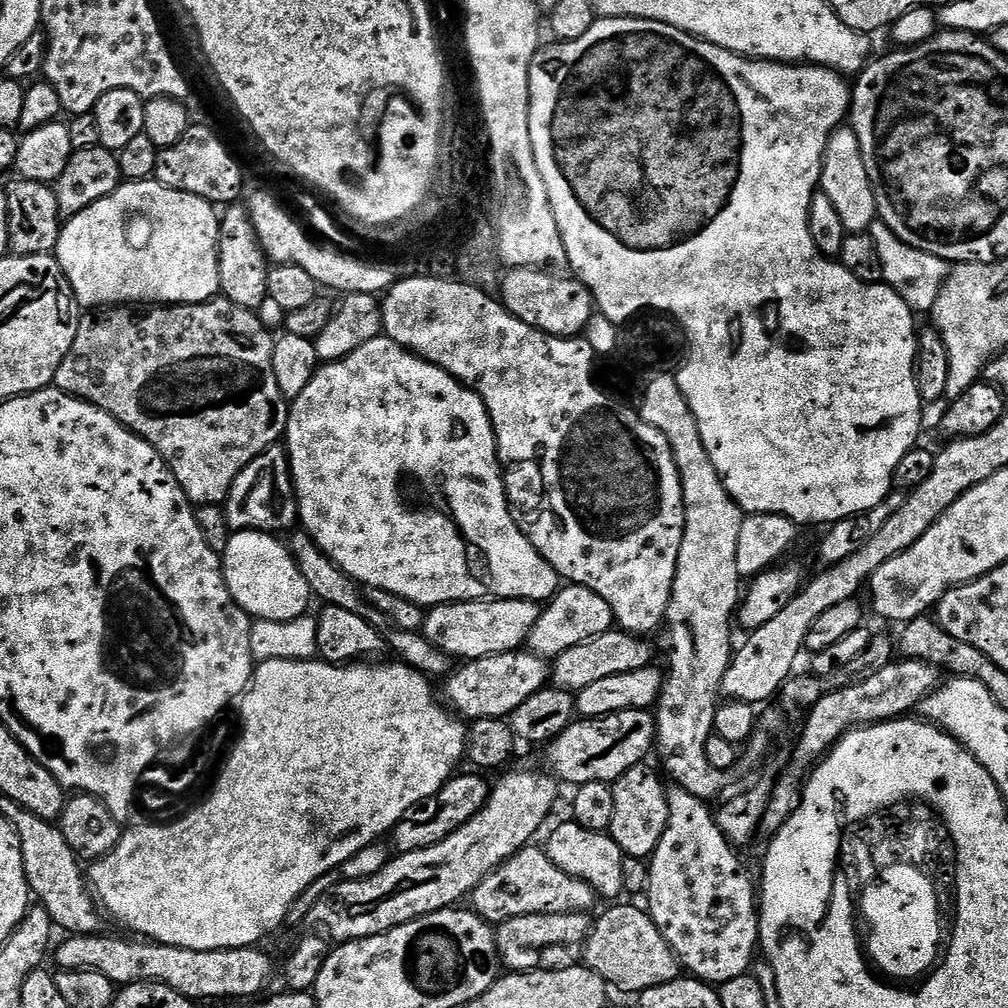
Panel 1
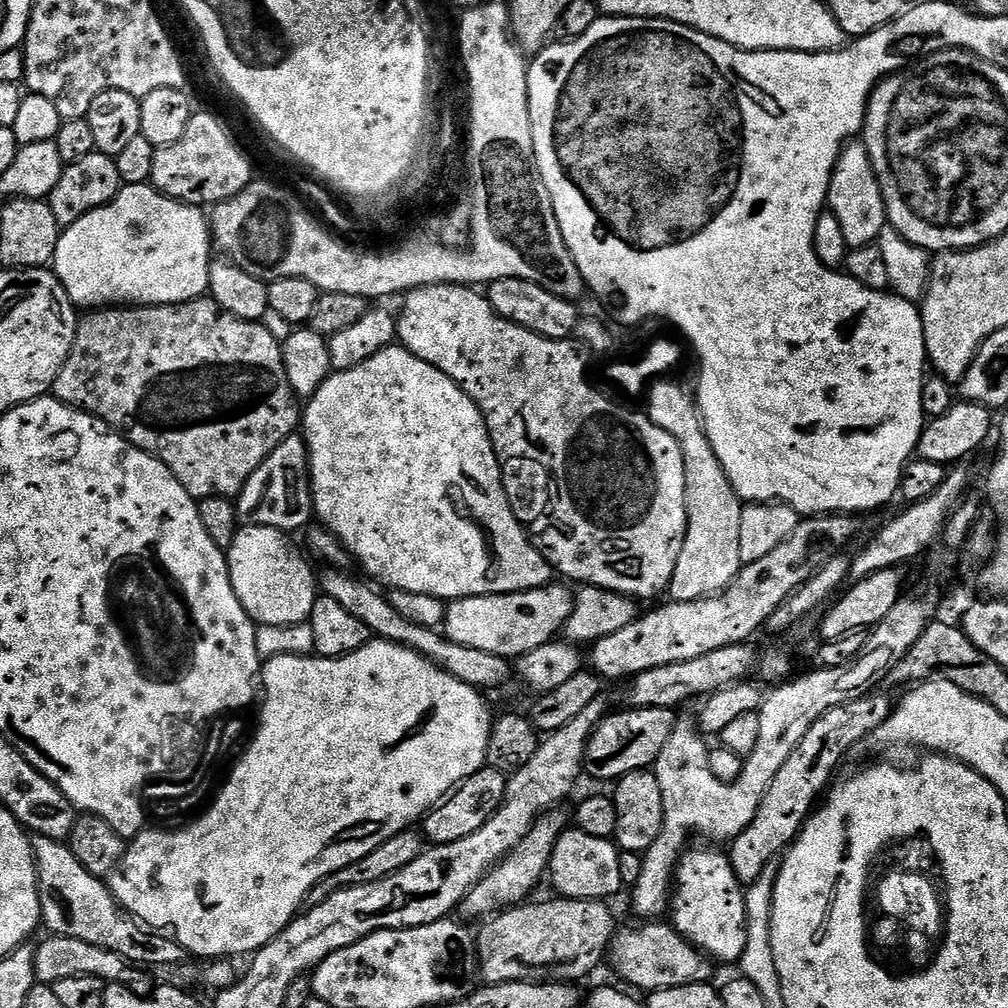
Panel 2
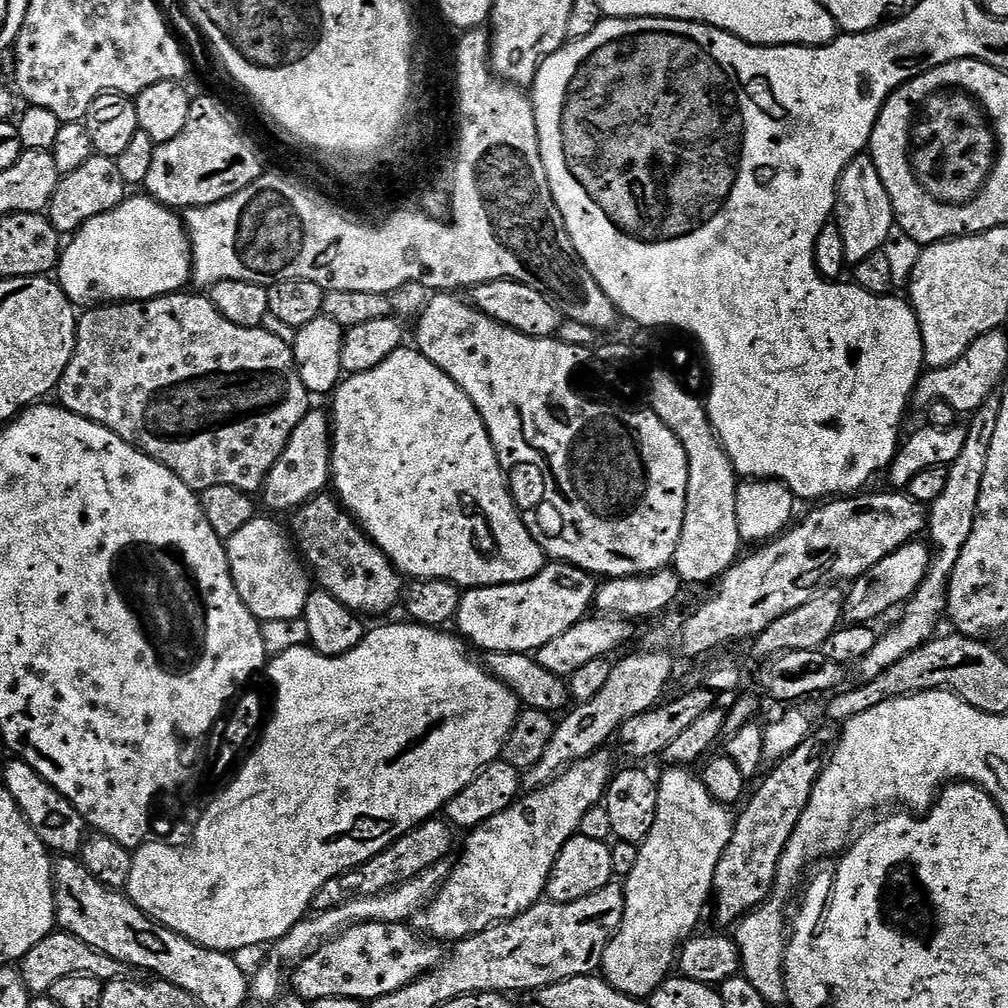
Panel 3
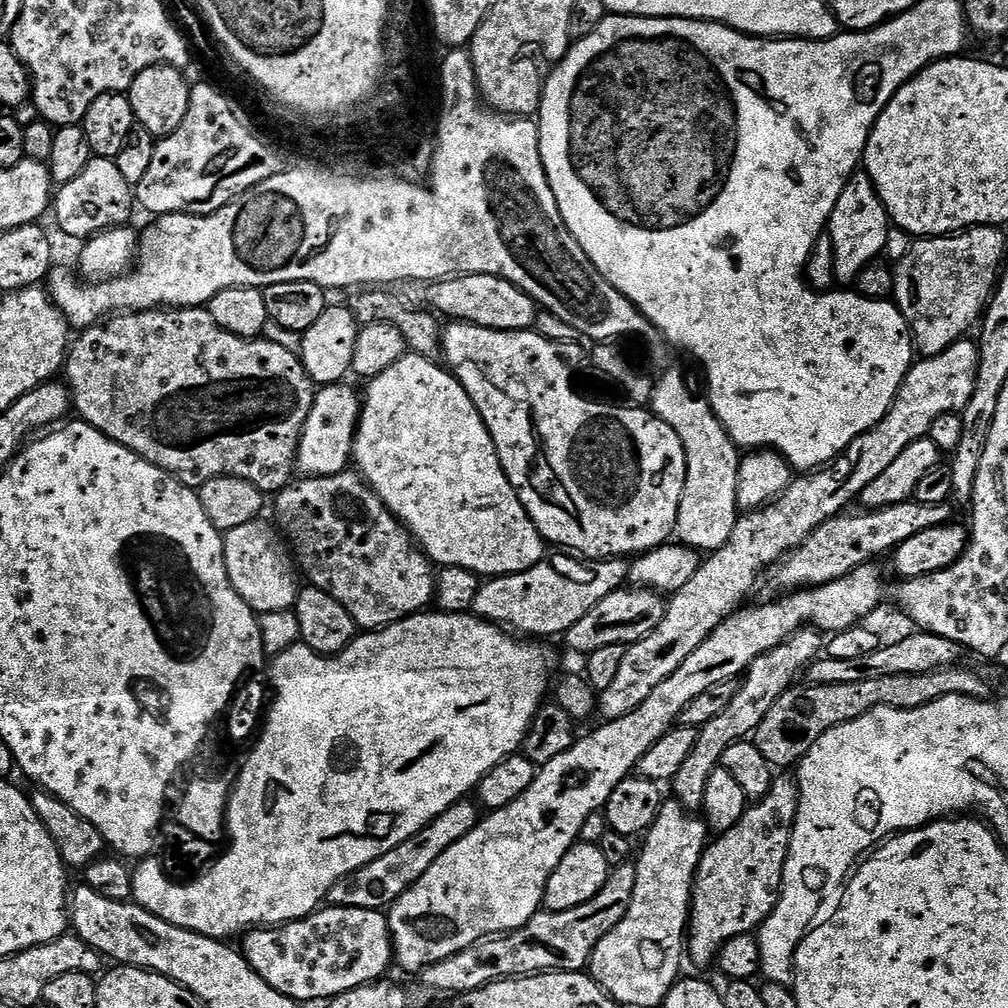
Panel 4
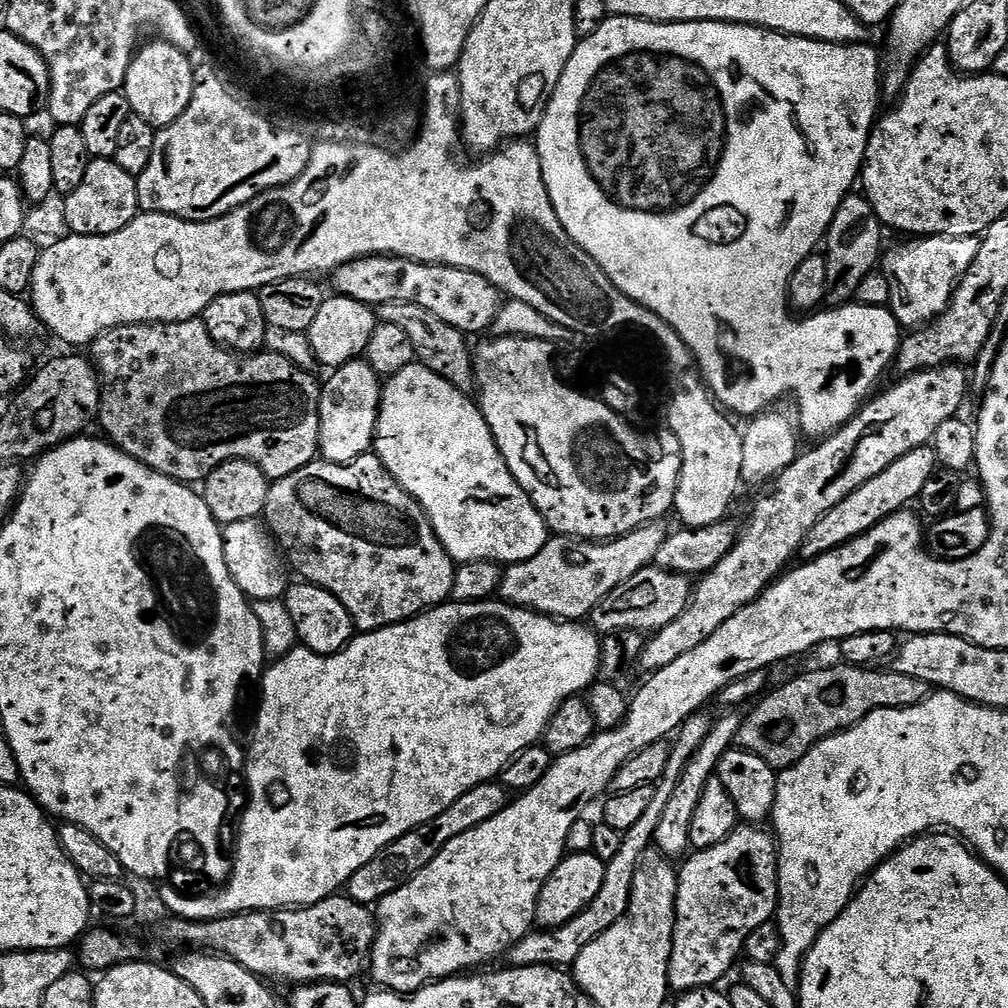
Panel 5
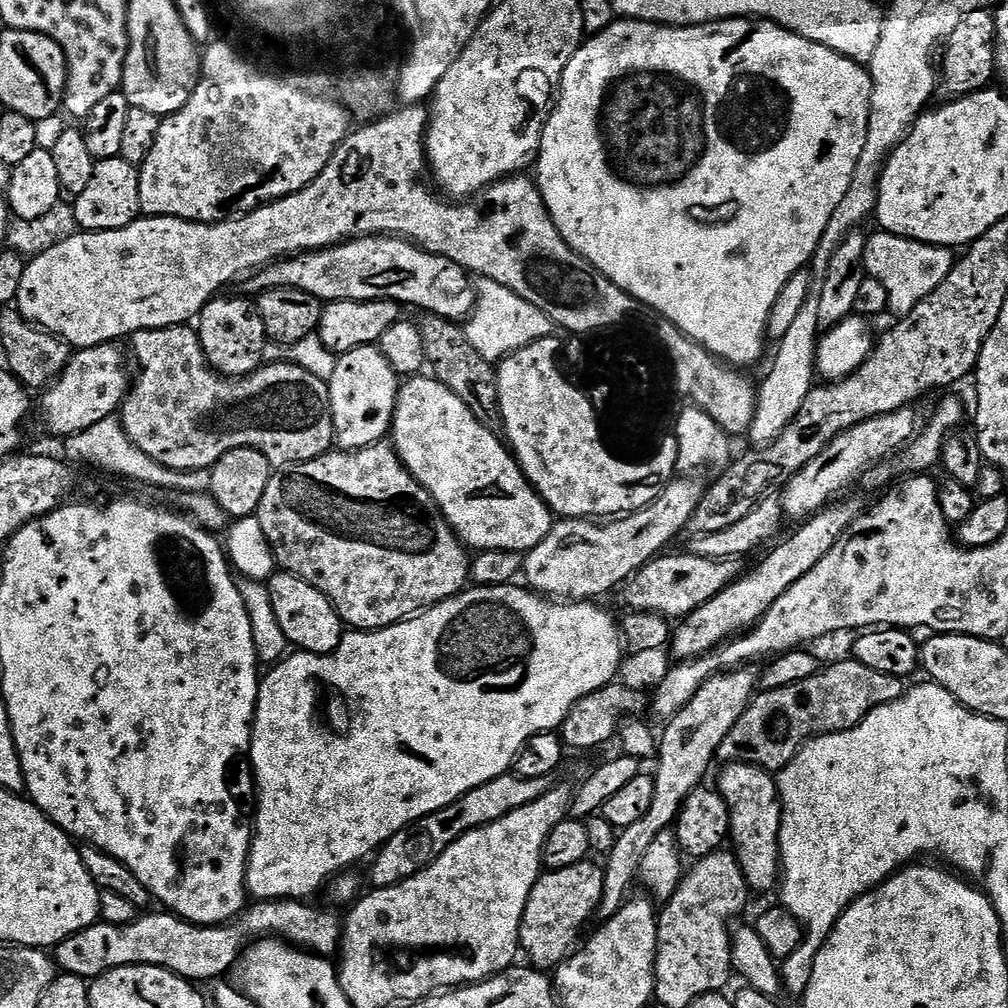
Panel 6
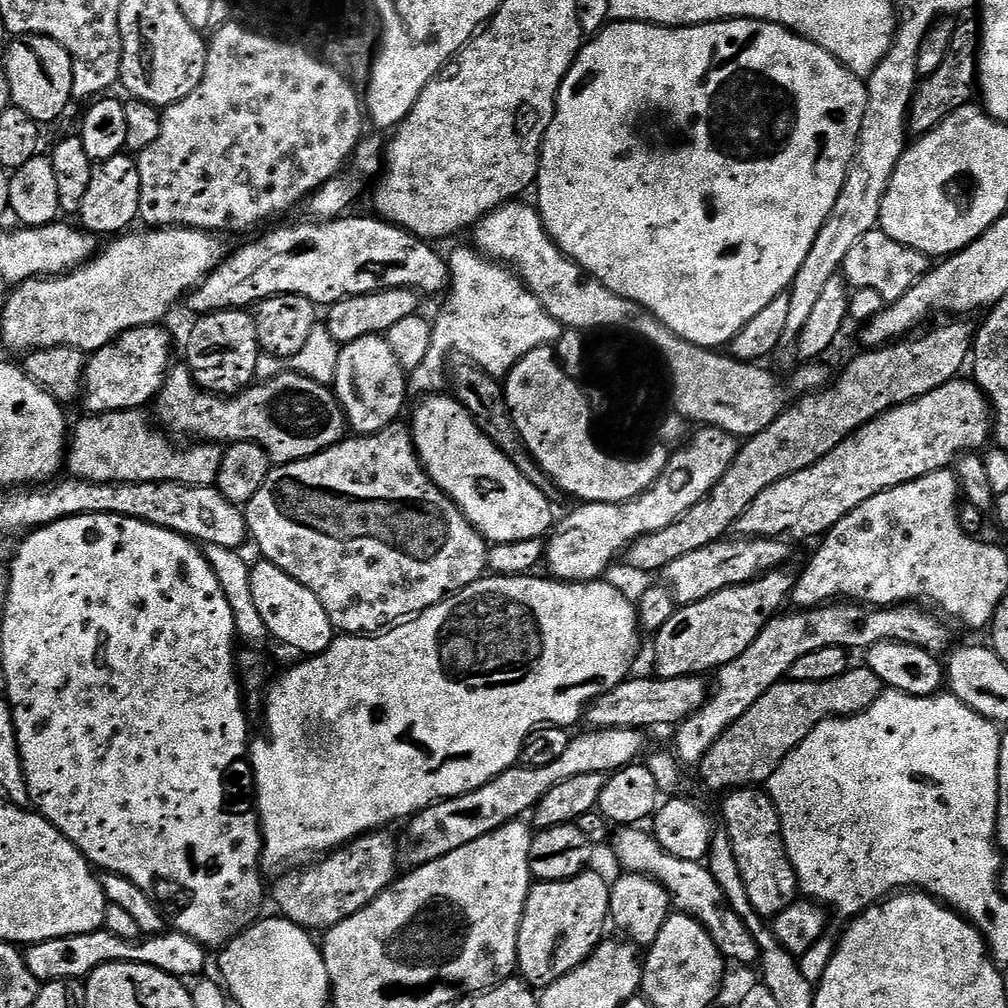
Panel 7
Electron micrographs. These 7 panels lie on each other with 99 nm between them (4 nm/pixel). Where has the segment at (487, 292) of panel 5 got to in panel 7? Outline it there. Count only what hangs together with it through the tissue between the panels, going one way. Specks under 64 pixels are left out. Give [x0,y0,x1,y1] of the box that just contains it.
[186,214,449,317]

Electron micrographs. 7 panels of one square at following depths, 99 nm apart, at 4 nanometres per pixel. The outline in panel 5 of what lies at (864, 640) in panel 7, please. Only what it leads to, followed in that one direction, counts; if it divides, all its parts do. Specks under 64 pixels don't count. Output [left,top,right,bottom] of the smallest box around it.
[506,714,712,968]

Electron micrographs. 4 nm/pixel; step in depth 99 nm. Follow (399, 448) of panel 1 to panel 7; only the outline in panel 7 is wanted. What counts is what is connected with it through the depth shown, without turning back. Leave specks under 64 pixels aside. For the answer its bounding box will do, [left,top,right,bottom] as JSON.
[410,394,553,544]

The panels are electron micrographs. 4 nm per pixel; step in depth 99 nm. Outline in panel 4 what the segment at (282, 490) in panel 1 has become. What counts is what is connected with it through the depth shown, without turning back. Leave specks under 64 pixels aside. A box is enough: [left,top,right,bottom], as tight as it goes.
[296,382,362,476]

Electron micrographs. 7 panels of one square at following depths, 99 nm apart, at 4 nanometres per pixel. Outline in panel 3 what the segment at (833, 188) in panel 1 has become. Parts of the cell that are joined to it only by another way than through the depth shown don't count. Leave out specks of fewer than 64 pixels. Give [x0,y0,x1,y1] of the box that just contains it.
[834,155,896,266]

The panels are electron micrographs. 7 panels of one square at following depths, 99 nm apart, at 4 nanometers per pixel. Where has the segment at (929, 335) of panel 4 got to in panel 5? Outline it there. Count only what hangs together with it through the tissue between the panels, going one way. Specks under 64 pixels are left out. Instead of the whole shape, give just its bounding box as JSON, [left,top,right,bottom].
[882,236,980,330]

